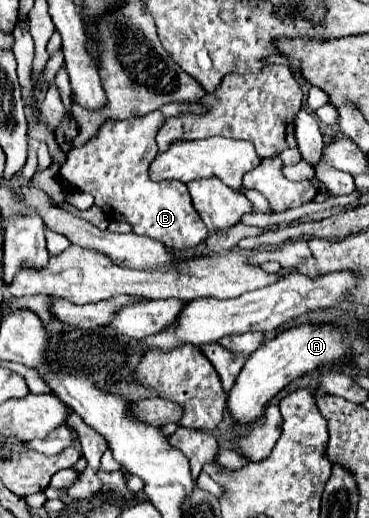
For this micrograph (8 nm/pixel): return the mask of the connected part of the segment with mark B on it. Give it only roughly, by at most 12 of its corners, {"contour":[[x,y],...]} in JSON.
{"contour":[[165,115],[107,121],[59,169],[113,221],[183,251],[207,227],[151,181]]}

